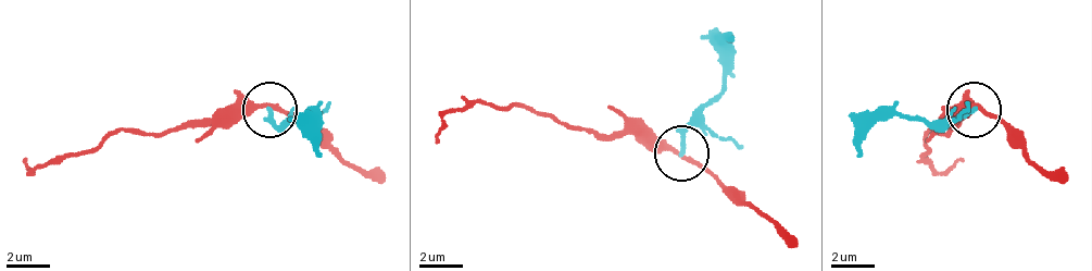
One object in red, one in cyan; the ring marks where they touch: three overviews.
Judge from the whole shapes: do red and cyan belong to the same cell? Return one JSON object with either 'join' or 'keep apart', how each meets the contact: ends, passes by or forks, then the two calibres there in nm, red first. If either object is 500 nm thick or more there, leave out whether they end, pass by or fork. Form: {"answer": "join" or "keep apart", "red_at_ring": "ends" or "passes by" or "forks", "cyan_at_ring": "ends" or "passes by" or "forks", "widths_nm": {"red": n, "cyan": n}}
{"answer": "keep apart", "red_at_ring": "passes by", "cyan_at_ring": "ends", "widths_nm": {"red": 240, "cyan": 200}}

